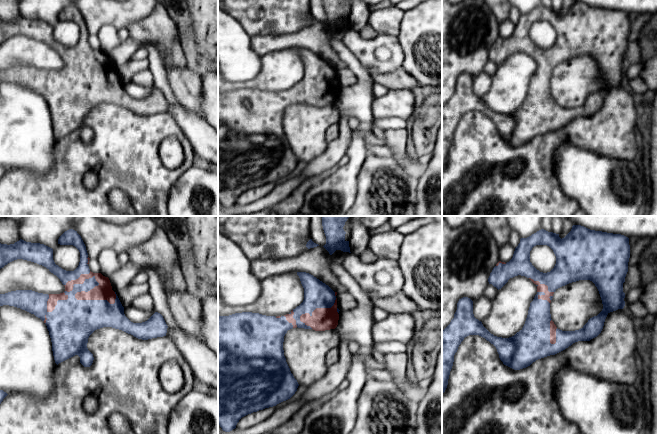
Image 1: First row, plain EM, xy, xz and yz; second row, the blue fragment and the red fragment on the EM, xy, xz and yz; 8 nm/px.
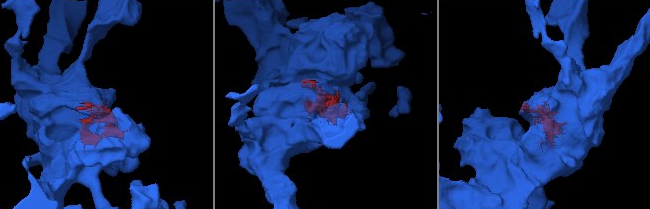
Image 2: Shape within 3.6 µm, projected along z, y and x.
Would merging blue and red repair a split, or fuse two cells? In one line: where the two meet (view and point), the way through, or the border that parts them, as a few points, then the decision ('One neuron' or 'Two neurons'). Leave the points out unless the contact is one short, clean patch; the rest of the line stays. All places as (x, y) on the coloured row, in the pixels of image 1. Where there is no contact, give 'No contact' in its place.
Touches blue at xy (97, 285). One neuron

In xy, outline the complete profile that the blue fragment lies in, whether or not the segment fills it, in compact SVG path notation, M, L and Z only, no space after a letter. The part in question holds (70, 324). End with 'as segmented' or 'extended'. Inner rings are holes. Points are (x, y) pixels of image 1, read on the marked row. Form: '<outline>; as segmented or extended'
M73 229L65 231L59 237L58 244L73 245L79 250L80 262L74 271L66 271L56 265L53 260L53 249L44 244L26 242L22 239L10 245L0 243L0 269L17 259L31 261L46 267L65 286L65 291L60 294L48 295L32 290L16 290L0 294L0 306L9 305L20 308L34 314L46 324L57 365L78 355L80 363L84 367L90 367L94 357L87 348L88 338L95 330L103 327L119 329L142 340L166 336L168 326L163 316L158 312L155 312L147 321L142 323L133 323L125 316L124 307L116 292L112 290L109 278L101 273L90 271L88 266L90 258L77 231Z; extended

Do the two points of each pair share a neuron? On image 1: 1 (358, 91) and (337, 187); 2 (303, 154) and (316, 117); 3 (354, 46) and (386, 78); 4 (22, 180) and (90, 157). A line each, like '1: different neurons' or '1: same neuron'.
1: same neuron
2: same neuron
3: different neurons
4: same neuron

